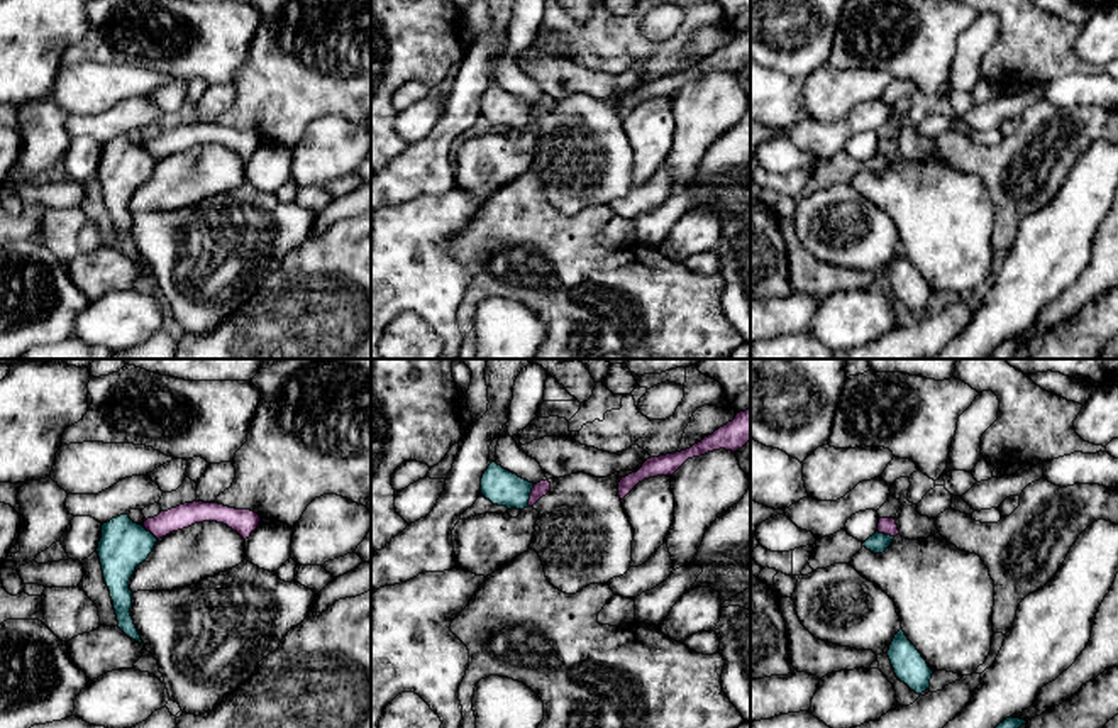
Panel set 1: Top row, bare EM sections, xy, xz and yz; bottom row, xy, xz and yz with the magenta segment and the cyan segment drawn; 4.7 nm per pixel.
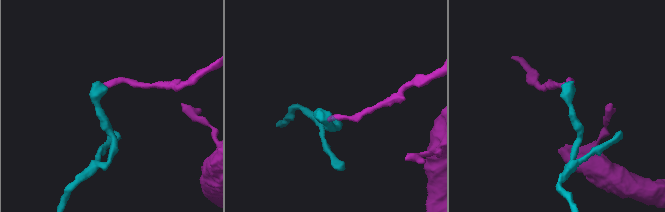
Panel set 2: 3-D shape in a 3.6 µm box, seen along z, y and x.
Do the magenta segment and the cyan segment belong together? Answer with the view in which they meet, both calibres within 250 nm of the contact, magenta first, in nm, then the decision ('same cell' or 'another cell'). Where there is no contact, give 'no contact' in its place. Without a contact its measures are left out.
xz | 70/170 nm | another cell

